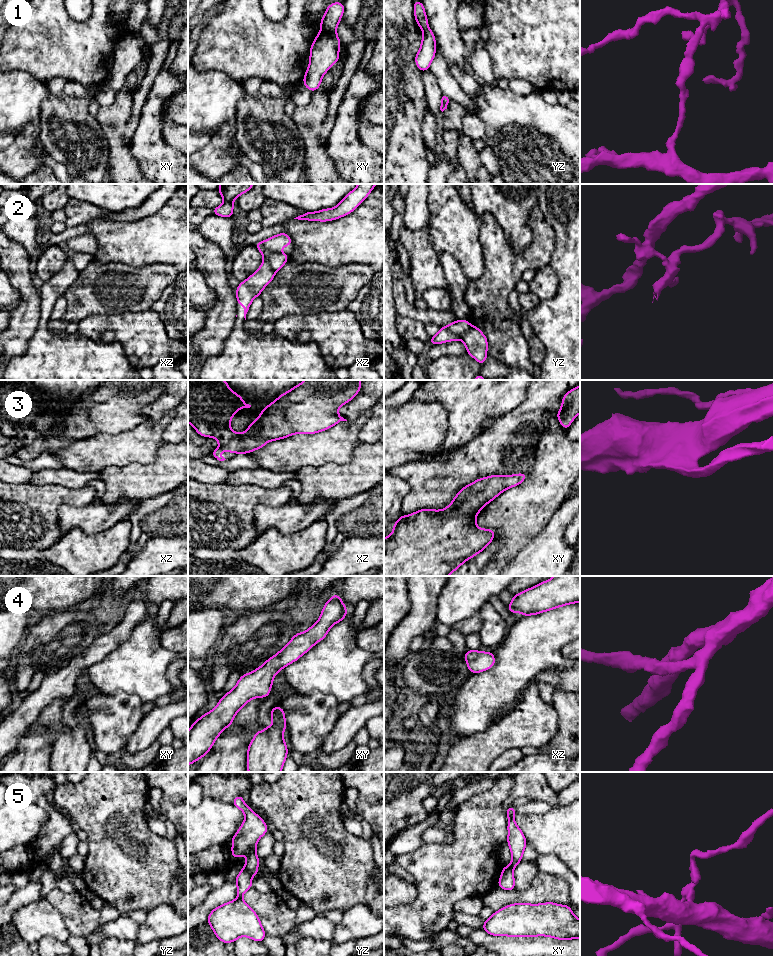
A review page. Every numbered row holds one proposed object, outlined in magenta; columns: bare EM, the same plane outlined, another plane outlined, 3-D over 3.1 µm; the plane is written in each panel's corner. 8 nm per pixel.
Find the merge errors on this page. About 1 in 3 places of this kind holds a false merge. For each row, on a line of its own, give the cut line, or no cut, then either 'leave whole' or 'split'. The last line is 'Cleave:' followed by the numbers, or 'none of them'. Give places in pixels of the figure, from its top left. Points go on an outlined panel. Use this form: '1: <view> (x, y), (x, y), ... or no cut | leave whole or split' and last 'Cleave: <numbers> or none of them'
1: xy (322, 29), (335, 31) | split
2: xz (271, 251), (267, 255), (267, 261), (275, 271) | split
3: no cut | leave whole
4: no cut | leave whole
5: xy (512, 868), (507, 868), (502, 873) | split
Cleave: 1, 2, 5

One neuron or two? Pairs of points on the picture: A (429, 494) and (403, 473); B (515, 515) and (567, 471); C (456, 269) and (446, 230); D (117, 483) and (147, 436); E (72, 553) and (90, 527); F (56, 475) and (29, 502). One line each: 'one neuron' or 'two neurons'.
A: one neuron
B: one neuron
C: two neurons
D: two neurons
E: two neurons
F: two neurons

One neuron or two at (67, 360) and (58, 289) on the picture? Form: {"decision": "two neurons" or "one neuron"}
{"decision": "one neuron"}

